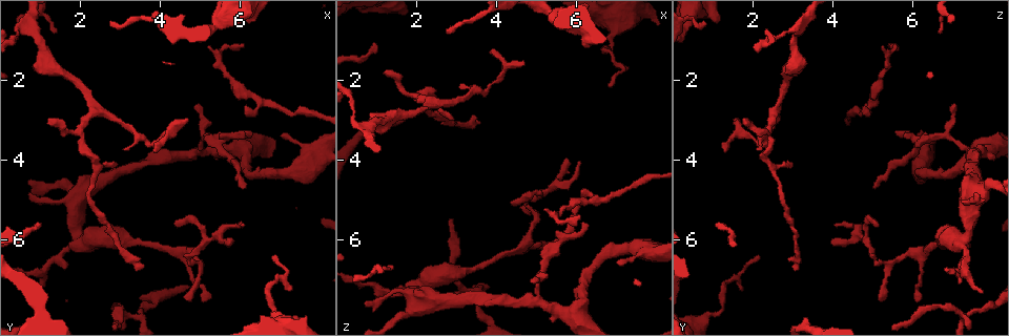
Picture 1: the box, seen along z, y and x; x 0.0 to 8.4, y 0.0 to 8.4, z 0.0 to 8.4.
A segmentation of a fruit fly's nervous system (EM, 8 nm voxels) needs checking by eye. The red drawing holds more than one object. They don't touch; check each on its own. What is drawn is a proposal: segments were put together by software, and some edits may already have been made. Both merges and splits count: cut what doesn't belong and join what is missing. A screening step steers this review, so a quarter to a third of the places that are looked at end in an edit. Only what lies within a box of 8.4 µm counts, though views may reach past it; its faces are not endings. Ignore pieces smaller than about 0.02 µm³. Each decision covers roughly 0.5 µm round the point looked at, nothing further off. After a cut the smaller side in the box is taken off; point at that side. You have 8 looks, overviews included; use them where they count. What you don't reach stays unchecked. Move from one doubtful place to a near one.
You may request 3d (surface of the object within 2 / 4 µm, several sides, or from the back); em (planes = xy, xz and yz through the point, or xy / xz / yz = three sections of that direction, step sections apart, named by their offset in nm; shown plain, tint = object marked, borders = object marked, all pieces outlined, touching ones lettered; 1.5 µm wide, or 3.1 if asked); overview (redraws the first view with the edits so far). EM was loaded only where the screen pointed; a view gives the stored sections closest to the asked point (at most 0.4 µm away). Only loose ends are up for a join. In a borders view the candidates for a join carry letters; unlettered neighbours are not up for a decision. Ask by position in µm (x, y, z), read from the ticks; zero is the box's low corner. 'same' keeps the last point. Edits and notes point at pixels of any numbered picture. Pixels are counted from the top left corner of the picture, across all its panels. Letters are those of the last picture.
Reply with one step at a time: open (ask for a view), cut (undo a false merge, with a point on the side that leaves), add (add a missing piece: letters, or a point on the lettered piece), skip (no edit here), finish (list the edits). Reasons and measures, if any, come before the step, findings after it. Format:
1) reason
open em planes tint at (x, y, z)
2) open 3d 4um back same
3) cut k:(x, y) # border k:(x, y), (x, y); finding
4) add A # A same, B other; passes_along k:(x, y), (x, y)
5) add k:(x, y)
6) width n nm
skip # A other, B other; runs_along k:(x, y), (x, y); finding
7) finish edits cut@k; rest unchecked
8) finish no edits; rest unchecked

branch stops here
open em planes borders at (6.10, 2.70, 4.85)

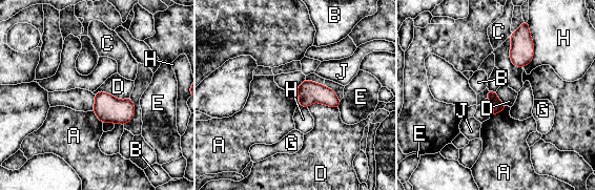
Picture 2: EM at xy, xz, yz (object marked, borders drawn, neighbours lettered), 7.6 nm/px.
skip # A other, B other, C other, D other, E other, G other, H other, J other; border 2:(95, 93), (129, 98); none of them fits

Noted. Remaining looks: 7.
sharp bend
open 3d 4um at (3.85, 3.60, 2.10)

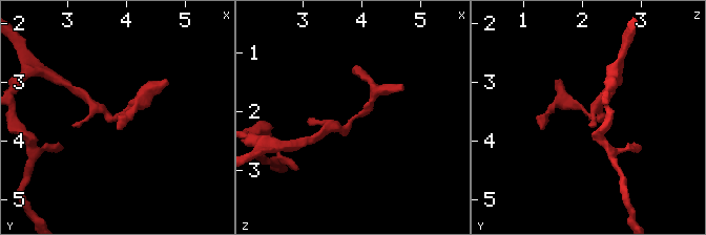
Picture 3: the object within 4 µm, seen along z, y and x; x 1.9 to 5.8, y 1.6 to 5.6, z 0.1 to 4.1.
open em yz step 8 tint at (3.85, 3.55, 2.10)

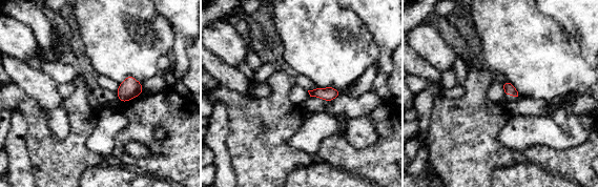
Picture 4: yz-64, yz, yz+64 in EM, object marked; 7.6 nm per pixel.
open em planes borders same

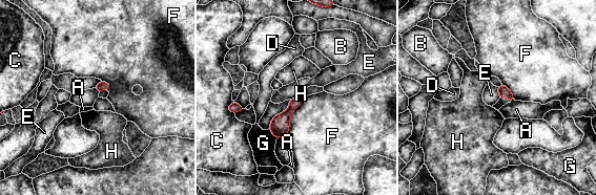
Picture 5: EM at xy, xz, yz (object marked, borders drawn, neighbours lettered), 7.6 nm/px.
skip # A other, B other, C other, D other, E other, F other, G other, H other; border 5:(301, 94), (290, 100); continuous, no second cell

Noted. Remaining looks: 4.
free end
open 3d 2um at (1.25, 3.00, 1.85)

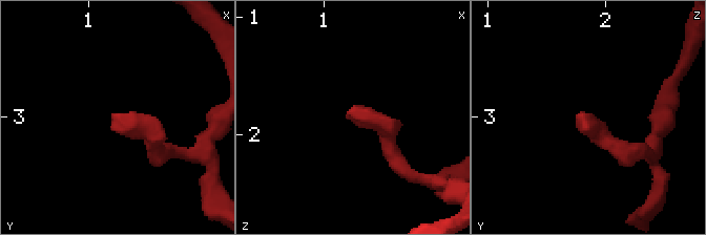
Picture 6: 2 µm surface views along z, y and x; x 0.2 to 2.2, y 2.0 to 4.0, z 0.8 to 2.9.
open em yz step 8 tint at (1.20, 2.96, 1.80)

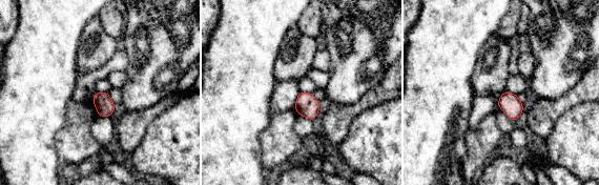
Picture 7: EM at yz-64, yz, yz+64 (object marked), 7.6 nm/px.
open em planes borders same

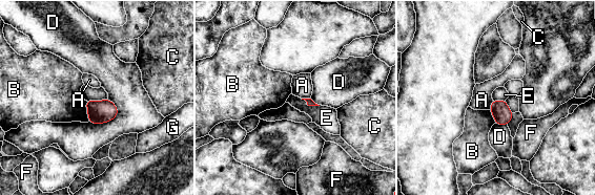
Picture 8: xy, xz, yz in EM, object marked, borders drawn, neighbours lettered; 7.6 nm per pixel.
longest_contact D 240 nm
skip # A other, B other, C other, D other, E other, F other, G other; border 8:(85, 101), (89, 121); no lettered piece goes on from it

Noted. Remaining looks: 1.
finish no edits; rest unchecked

